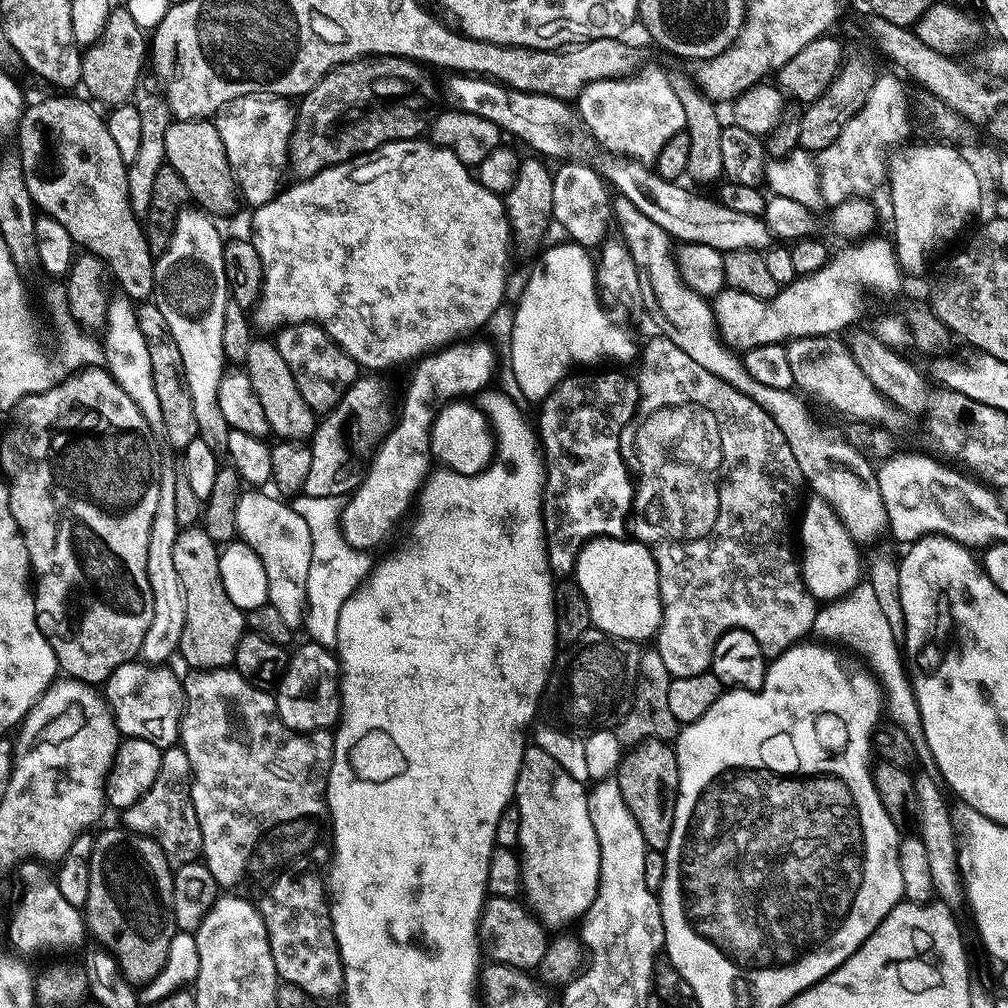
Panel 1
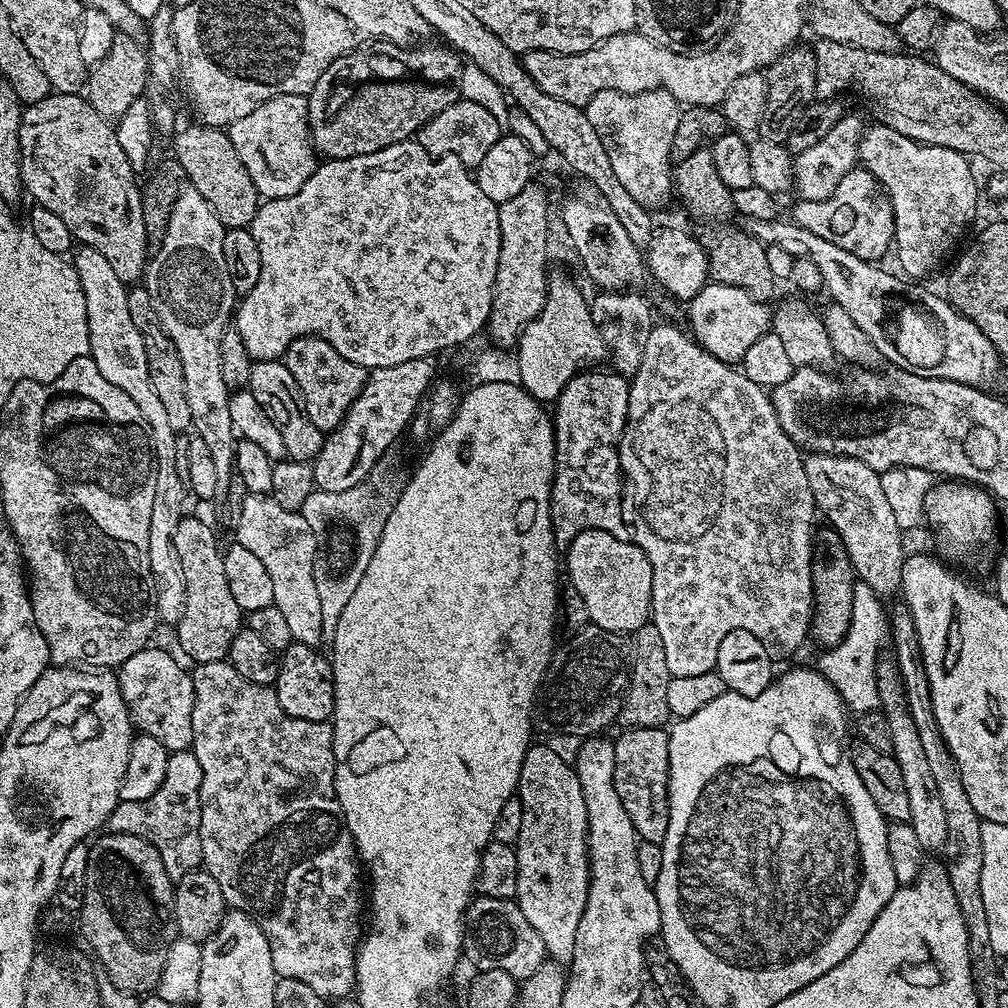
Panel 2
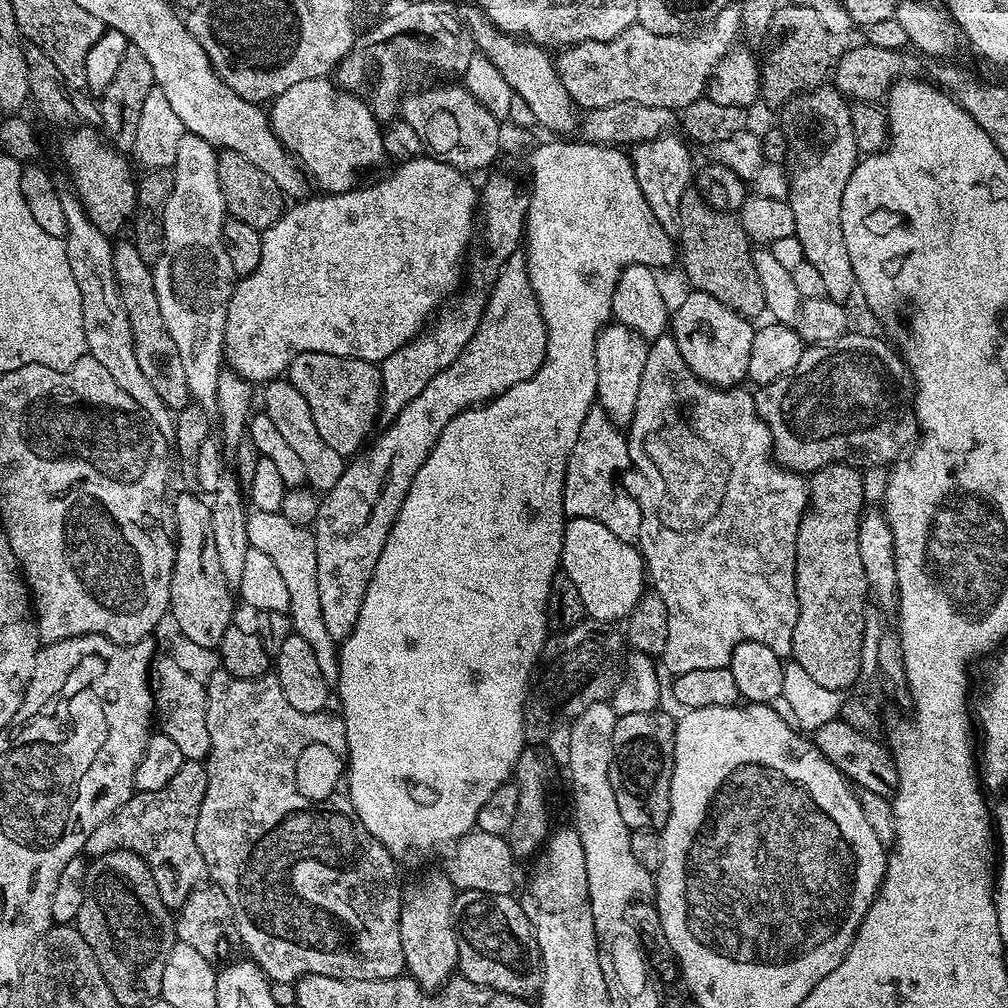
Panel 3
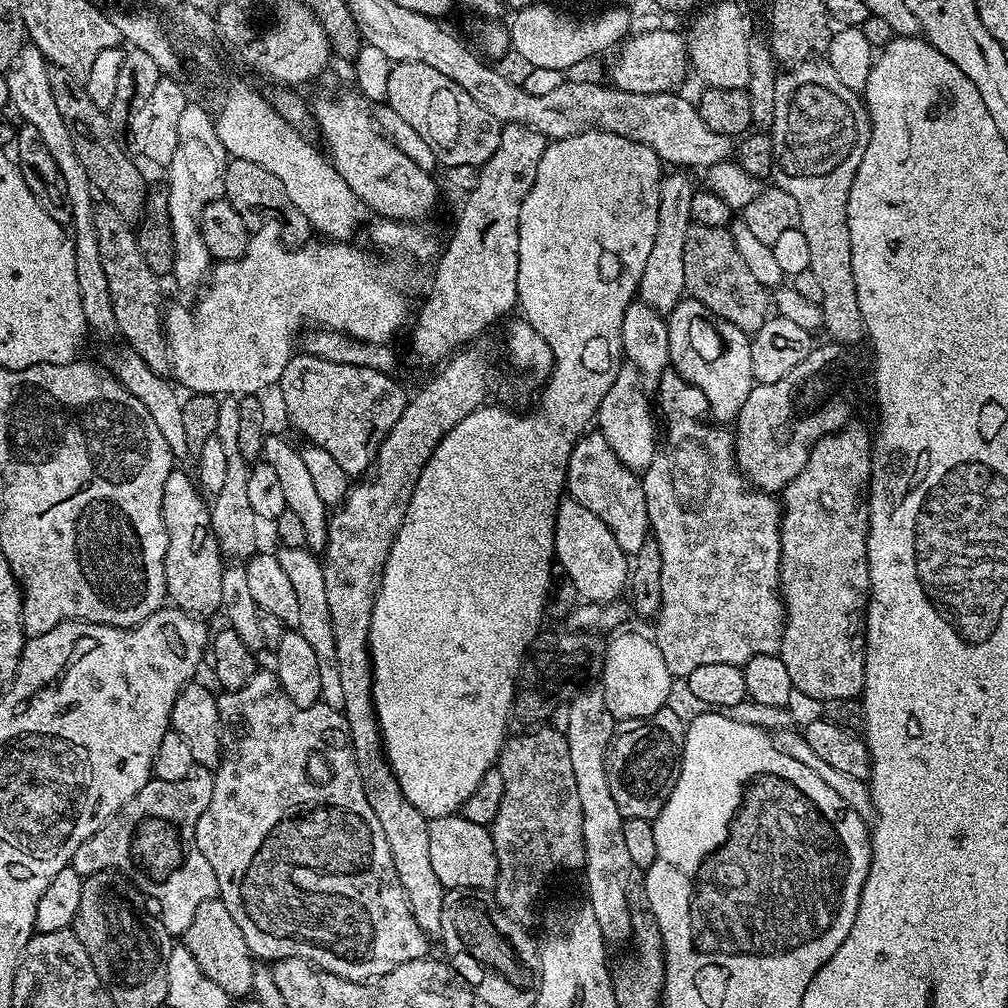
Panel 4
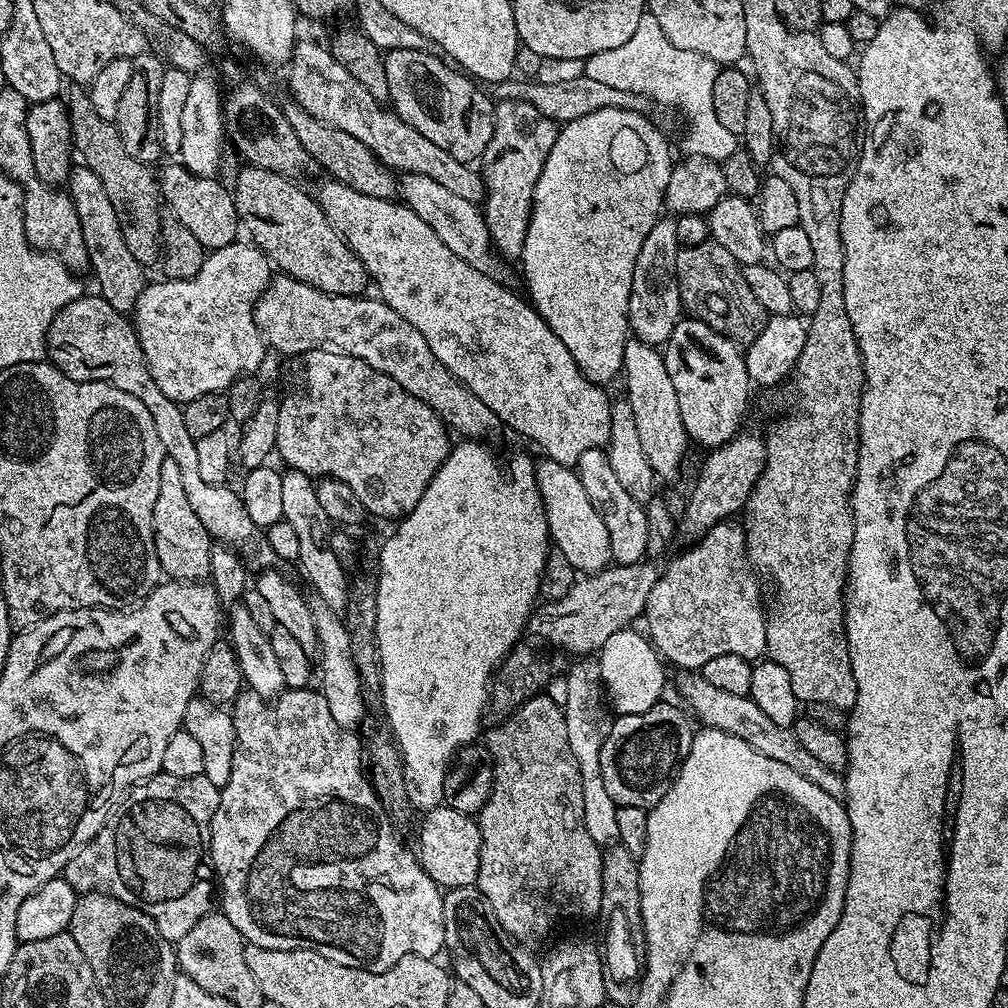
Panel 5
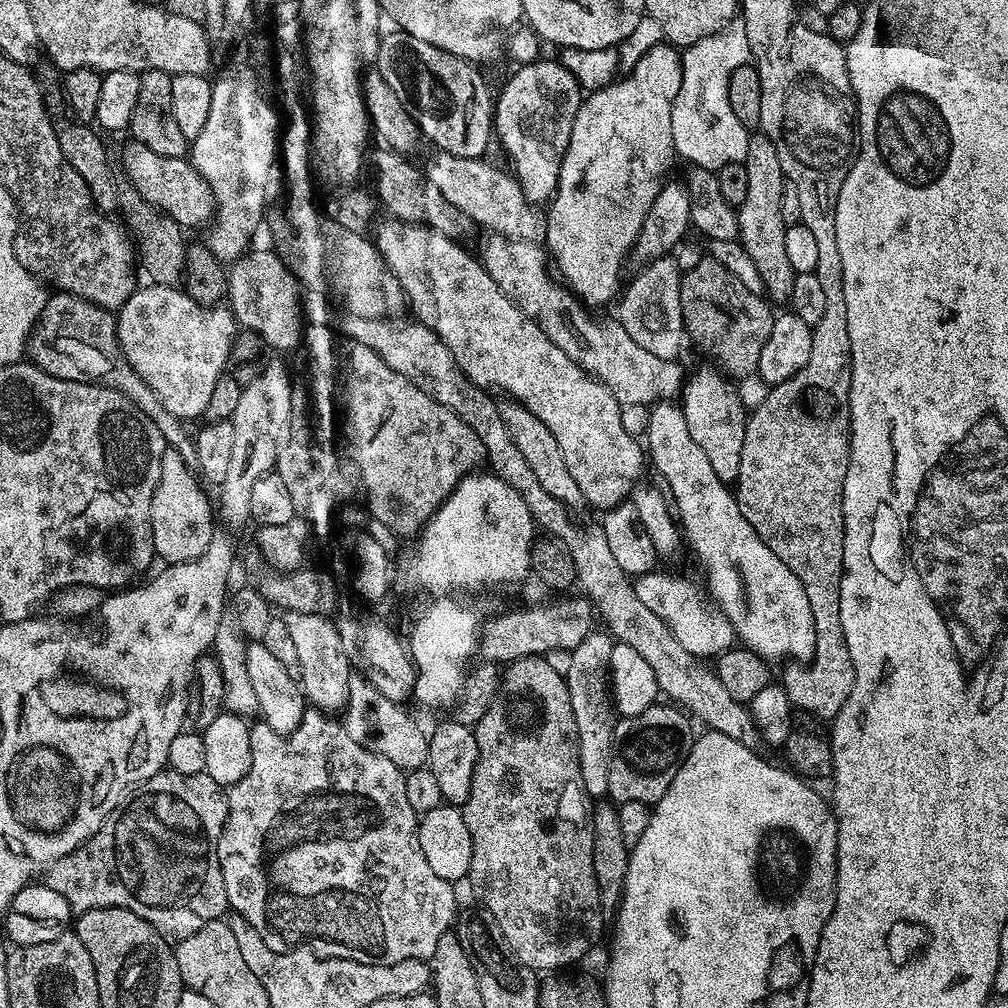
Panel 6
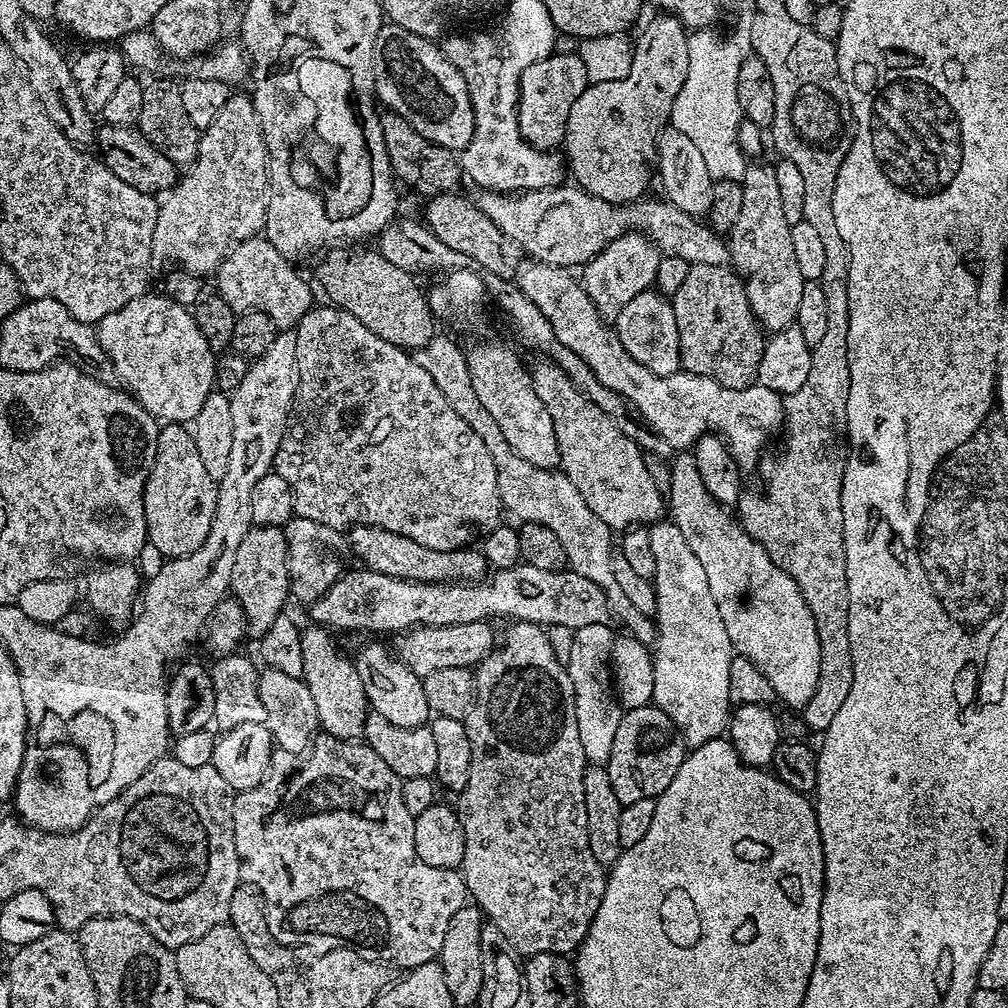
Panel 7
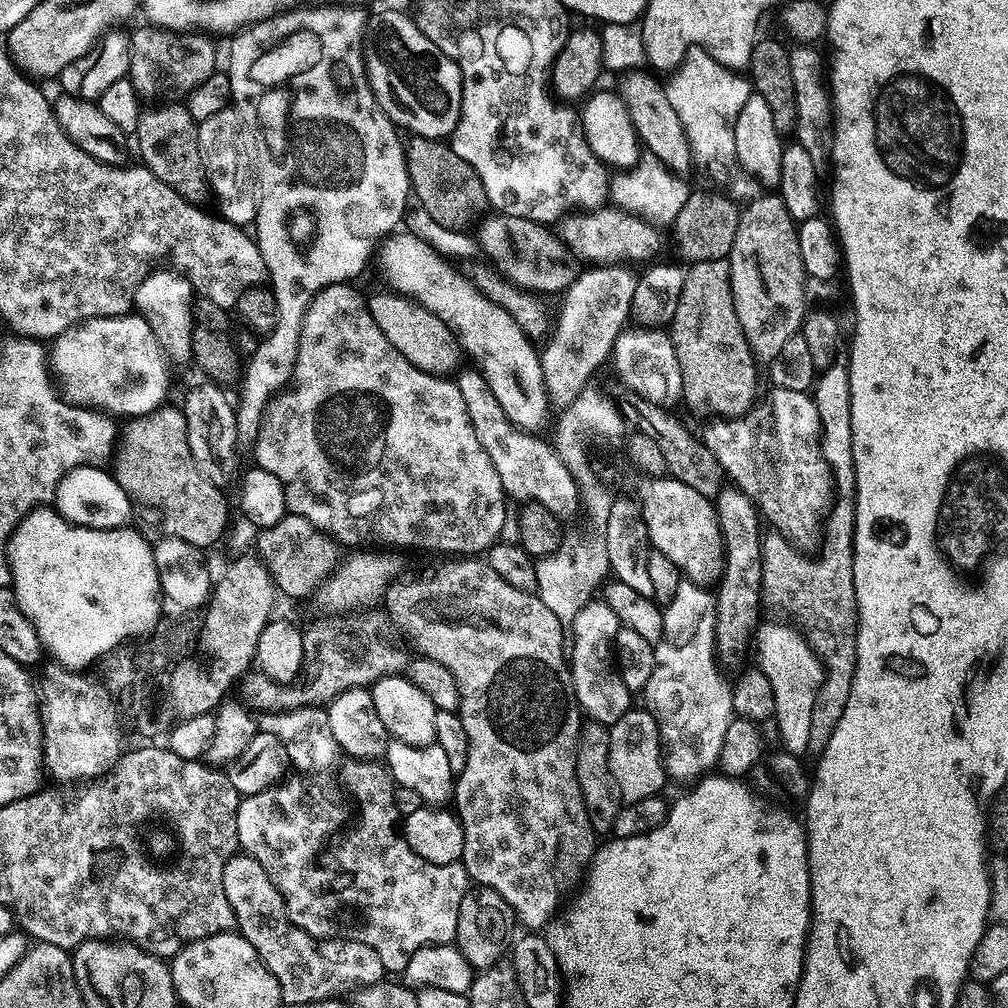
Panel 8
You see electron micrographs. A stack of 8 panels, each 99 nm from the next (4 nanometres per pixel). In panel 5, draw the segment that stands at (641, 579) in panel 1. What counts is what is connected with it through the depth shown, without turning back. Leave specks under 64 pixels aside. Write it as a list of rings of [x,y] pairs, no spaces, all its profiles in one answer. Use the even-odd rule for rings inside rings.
[[[547,458],[537,459],[535,466],[536,485],[540,491],[548,534],[555,551],[566,554],[570,566],[574,566],[577,573],[595,574],[604,571],[613,563],[610,534],[606,534],[606,522],[602,522],[602,514],[598,514],[594,502],[590,502],[590,494],[586,494],[586,486],[582,486],[579,471],[575,467]]]

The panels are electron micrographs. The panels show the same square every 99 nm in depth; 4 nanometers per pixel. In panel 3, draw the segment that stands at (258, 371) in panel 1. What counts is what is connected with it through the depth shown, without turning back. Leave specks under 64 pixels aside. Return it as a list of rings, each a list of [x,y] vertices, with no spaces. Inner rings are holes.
[[[277,378],[269,381],[264,387],[264,411],[270,418],[270,422],[280,431],[281,437],[293,447],[297,457],[301,459],[305,467],[305,483],[318,494],[323,494],[334,488],[334,485],[341,478],[346,467],[346,458],[338,454],[332,446],[318,433],[314,425],[313,415],[310,414],[309,403],[306,402],[297,388],[289,383],[287,379]]]

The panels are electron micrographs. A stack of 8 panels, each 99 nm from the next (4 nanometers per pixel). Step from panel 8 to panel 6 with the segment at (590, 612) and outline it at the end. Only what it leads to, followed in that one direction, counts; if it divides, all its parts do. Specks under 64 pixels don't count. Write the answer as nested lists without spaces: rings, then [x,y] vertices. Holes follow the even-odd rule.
[[[594,630],[585,640],[578,642],[576,648],[572,649],[573,657],[566,677],[570,690],[570,706],[574,710],[574,722],[578,730],[582,782],[589,797],[592,798],[607,797],[610,782],[612,743],[618,719],[612,702],[608,670],[613,643],[613,637],[607,631]]]

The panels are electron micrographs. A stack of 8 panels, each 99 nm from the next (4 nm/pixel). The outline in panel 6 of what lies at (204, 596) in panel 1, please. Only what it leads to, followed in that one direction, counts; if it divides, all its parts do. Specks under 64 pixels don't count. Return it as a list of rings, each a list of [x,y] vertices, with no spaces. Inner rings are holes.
[[[165,450],[165,452],[162,454],[160,481],[156,484],[156,489],[154,490],[154,494],[152,495],[152,501],[150,502],[150,522],[152,523],[152,551],[157,557],[159,557],[159,559],[161,556],[161,558],[164,559],[164,562],[167,562],[168,564],[185,564],[186,562],[190,562],[194,558],[198,558],[199,556],[201,556],[201,554],[203,554],[205,550],[208,549],[214,535],[214,529],[212,529],[212,512],[214,516],[213,507],[211,510],[211,508],[208,506],[208,498],[204,494],[203,490],[200,489],[201,481],[197,479],[197,477],[194,475],[194,472],[194,477],[192,477],[192,472],[193,469],[190,467],[190,465],[187,464],[176,452]]]

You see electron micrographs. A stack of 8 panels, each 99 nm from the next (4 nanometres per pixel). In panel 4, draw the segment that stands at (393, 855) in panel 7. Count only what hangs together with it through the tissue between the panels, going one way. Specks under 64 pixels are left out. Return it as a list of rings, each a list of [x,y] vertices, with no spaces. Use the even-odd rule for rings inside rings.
[[[258,670],[254,678],[246,682],[246,686],[233,692],[221,691],[216,701],[220,719],[220,764],[214,769],[210,802],[198,818],[196,841],[198,850],[202,850],[206,862],[210,862],[218,878],[218,899],[224,903],[226,910],[230,910],[230,914],[234,914],[234,922],[238,922],[238,930],[242,930],[242,938],[246,938],[246,946],[253,957],[264,962],[275,962],[285,960],[288,956],[297,956],[315,964],[317,968],[333,972],[347,980],[361,982],[384,976],[390,970],[411,960],[425,959],[429,955],[430,940],[418,926],[418,922],[414,922],[414,914],[398,882],[394,858],[390,854],[390,842],[386,842],[386,834],[382,834],[378,814],[374,814],[364,792],[364,784],[360,780],[360,771],[356,765],[352,740],[348,737],[348,723],[344,720],[343,711],[331,708],[323,702],[305,708],[294,706],[294,702],[290,702],[290,698],[286,698],[286,694],[280,689],[280,680],[272,670]],[[315,756],[320,756],[321,762],[328,767],[328,780],[322,781],[321,784],[315,784],[308,777],[308,763]]]

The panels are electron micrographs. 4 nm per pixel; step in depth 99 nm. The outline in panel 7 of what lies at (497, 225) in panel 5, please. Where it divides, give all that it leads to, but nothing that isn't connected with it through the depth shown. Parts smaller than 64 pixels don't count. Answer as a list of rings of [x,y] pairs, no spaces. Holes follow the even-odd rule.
[[[575,51],[547,56],[520,76],[520,135],[535,148],[556,150],[568,135],[568,115],[589,86],[588,68]]]

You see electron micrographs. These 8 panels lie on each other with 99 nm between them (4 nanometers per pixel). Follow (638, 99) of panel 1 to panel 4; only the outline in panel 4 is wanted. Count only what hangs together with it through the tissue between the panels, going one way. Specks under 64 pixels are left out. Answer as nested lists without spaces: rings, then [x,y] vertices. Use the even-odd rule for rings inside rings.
[[[672,170],[660,181],[660,201],[658,202],[658,234],[654,234],[654,246],[646,257],[646,267],[638,289],[638,300],[654,311],[668,314],[685,295],[684,271],[682,270],[682,249],[686,247],[686,230],[692,222],[690,198],[694,185],[688,181],[689,173]]]

